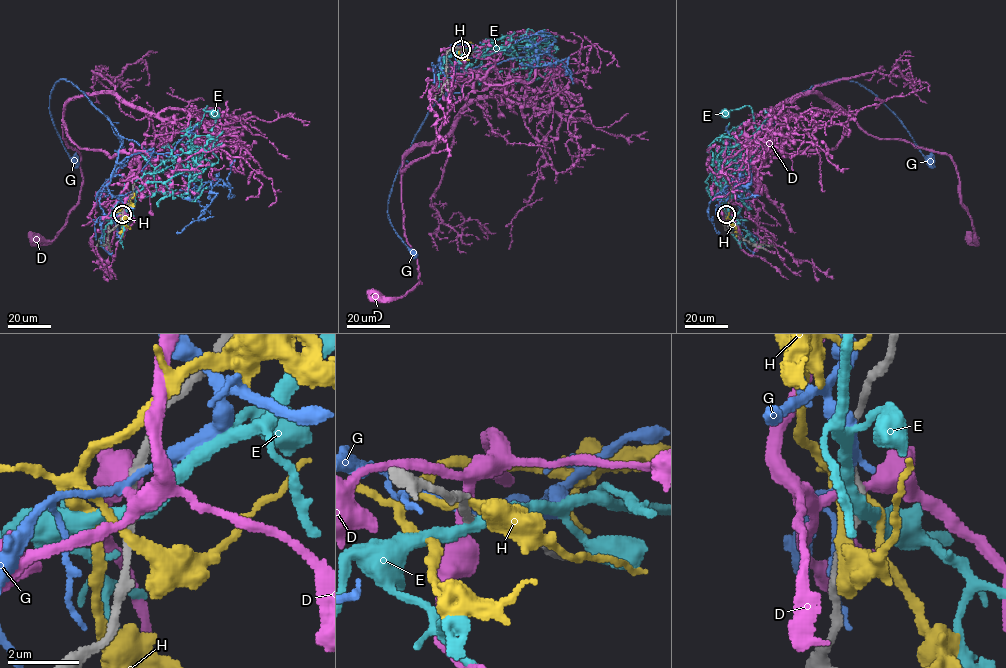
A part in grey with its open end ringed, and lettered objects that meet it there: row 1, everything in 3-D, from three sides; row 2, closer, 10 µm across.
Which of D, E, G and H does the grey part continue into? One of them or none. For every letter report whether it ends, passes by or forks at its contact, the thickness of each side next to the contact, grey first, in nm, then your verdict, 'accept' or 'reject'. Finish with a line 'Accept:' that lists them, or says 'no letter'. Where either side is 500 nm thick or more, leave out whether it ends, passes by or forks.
D: it passes by; calibres 200 and 400 nm; reject
E: it passes by; calibres 200 and 380 nm; accept
G: it passes by; calibres 200 and 200 nm; reject
H: it passes by; calibres 200 and 280 nm; reject
Accept: E

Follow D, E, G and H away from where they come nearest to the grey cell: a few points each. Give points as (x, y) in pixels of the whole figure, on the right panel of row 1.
D: (726, 213), (723, 199), (755, 178), (751, 153), (832, 150), (850, 115), (872, 135), (949, 156), (970, 239)
E: (726, 214), (723, 188), (712, 180), (717, 155), (725, 146), (746, 168), (757, 146), (751, 108), (726, 113)
G: (726, 212), (725, 202), (741, 181), (766, 121), (801, 93), (834, 79), (871, 90), (931, 160)
H: (726, 216), (734, 226), (736, 236)

